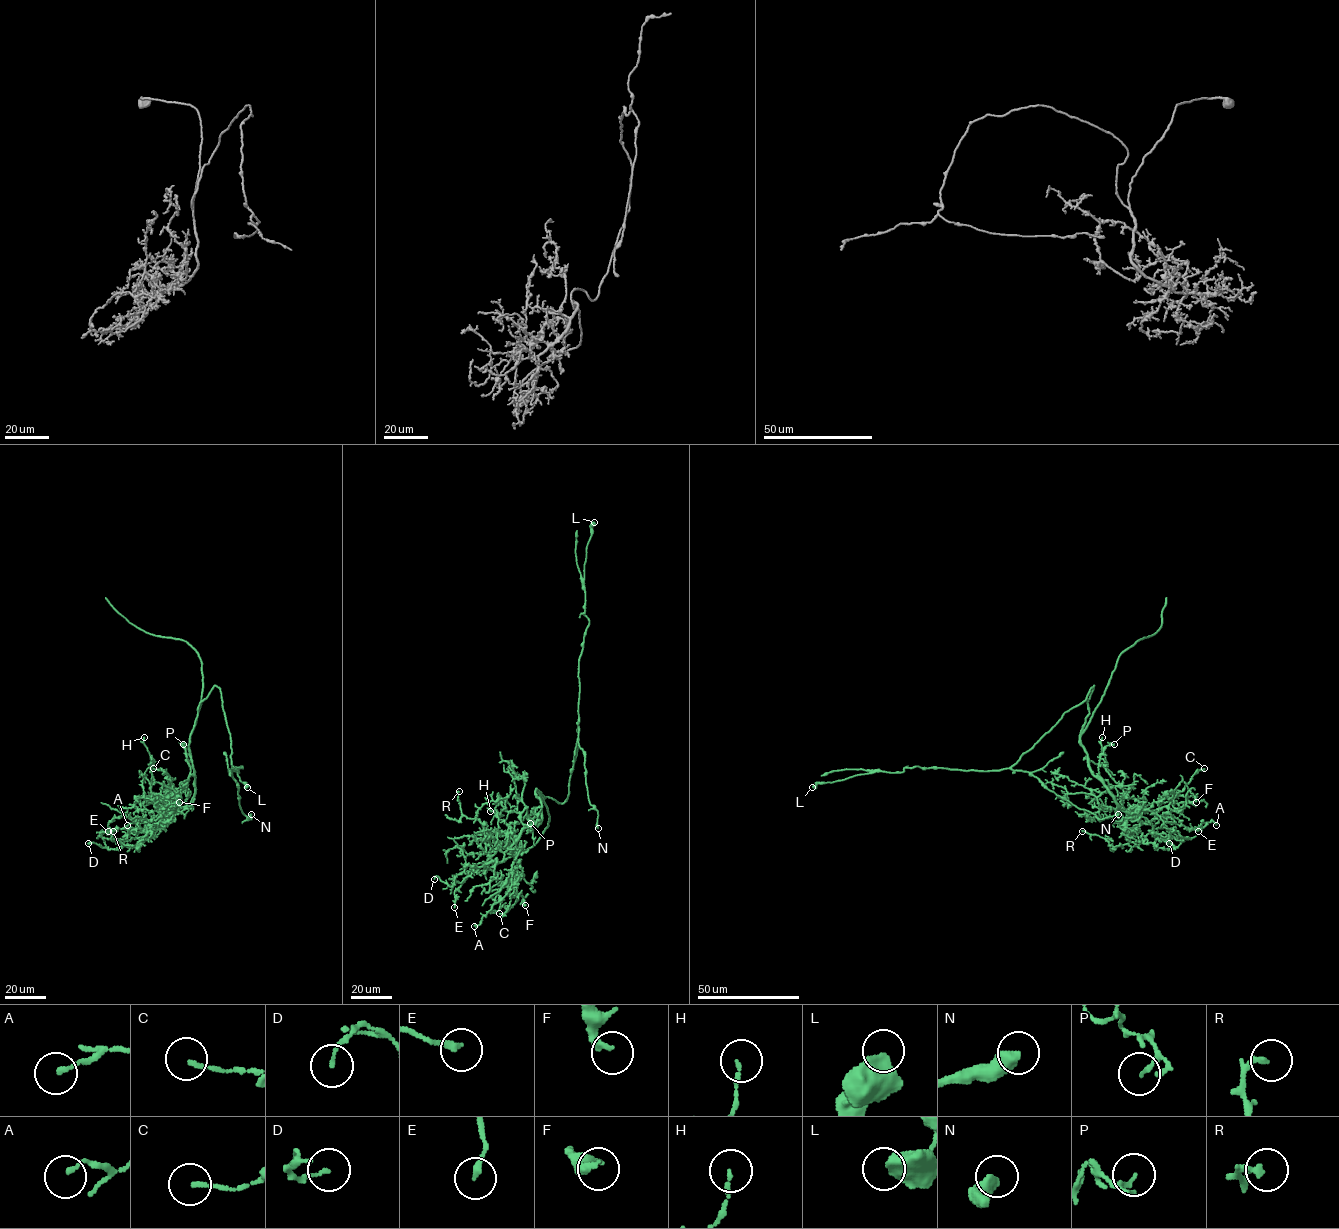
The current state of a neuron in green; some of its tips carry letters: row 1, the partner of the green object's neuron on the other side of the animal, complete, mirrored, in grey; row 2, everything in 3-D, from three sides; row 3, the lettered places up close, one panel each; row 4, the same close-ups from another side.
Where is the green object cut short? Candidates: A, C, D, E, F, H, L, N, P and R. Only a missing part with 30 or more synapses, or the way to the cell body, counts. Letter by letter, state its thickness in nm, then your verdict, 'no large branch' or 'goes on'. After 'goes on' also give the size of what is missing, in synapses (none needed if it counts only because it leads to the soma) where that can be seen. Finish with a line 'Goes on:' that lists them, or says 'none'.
A: 150 nm thick; no large branch
C: 140 nm thick; no large branch
D: 120 nm thick; no large branch
E: 200 nm thick; no large branch
F: 320 nm thick; no large branch
H: 140 nm thick; no large branch
L: 600 nm thick; no large branch
N: 480 nm thick; no large branch
P: 90 nm thick; no large branch
R: 220 nm thick; no large branch
Goes on: none

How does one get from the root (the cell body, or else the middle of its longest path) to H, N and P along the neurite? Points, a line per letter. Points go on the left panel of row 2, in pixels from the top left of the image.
H: (221, 694), (214, 686), (198, 707), (189, 745), (195, 795), (188, 805), (169, 812), (151, 797), (144, 737)
N: (221, 694), (239, 805), (249, 819), (251, 814)
P: (221, 694), (214, 686), (199, 704), (189, 745), (195, 795), (188, 805), (175, 809), (189, 780), (183, 744)

